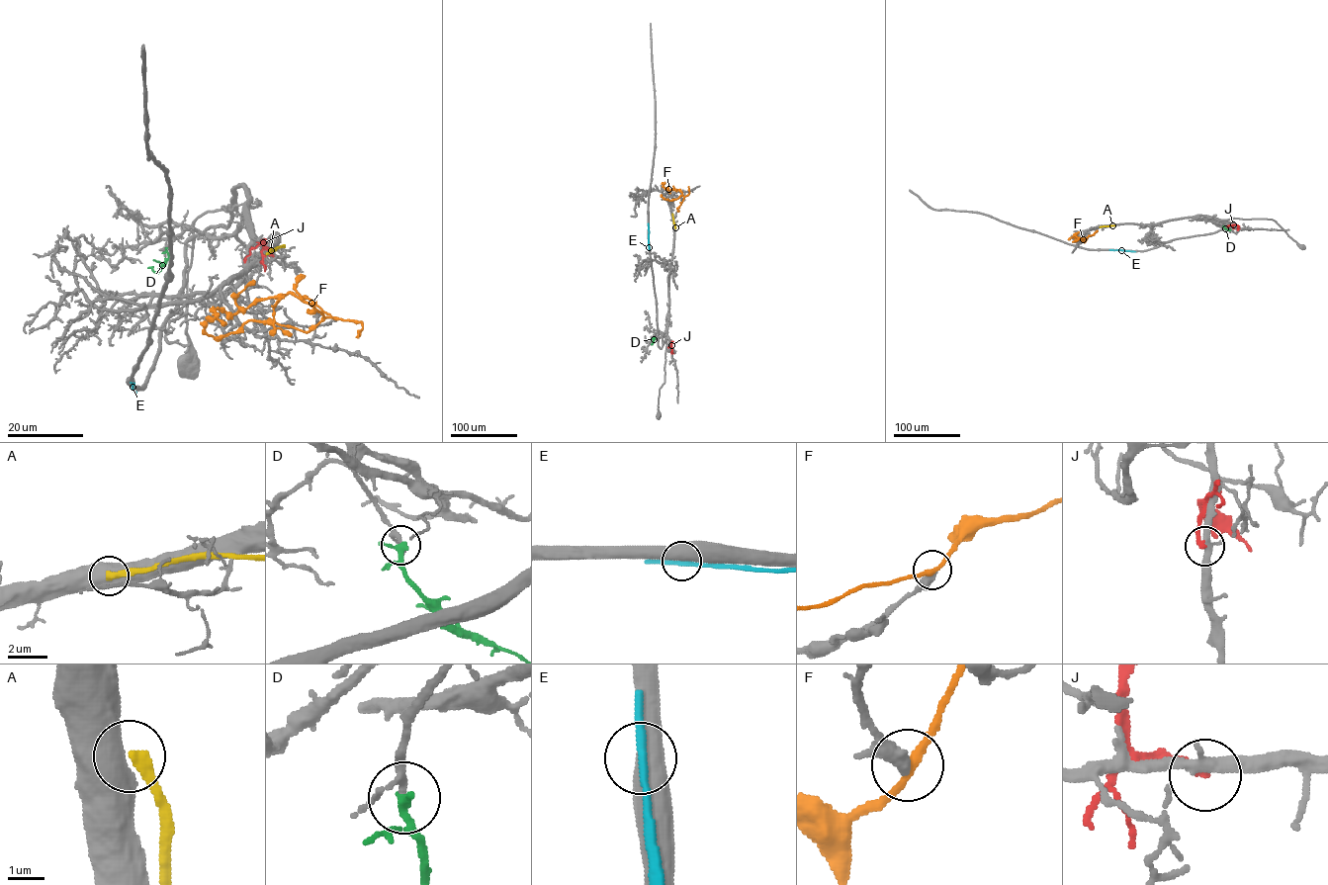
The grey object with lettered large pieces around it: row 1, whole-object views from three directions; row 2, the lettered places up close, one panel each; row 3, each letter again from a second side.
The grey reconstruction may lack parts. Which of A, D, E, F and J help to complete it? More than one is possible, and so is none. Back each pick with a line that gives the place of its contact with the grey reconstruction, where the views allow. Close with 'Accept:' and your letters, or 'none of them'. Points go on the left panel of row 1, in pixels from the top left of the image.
D: (166, 248)
Accept: D

